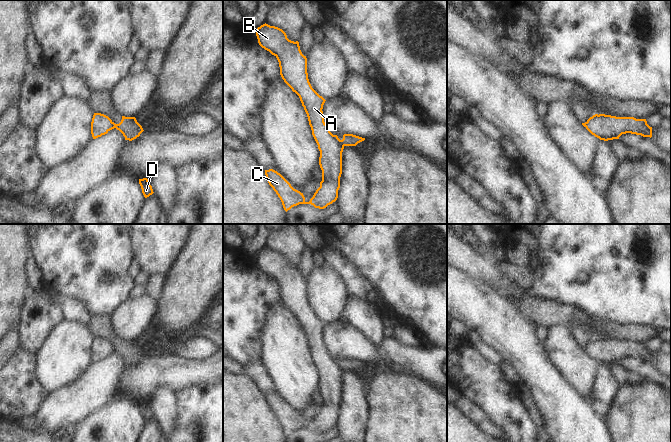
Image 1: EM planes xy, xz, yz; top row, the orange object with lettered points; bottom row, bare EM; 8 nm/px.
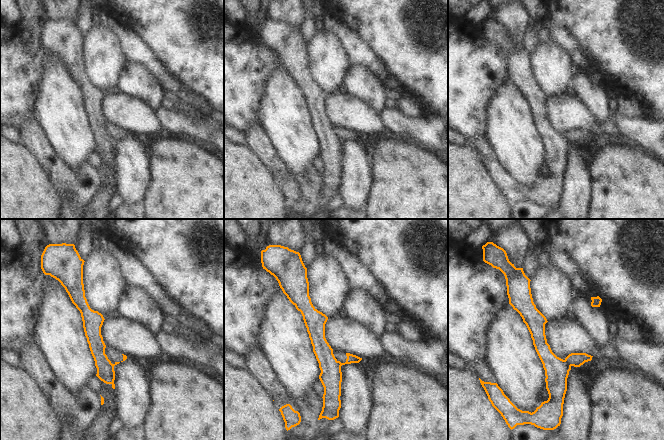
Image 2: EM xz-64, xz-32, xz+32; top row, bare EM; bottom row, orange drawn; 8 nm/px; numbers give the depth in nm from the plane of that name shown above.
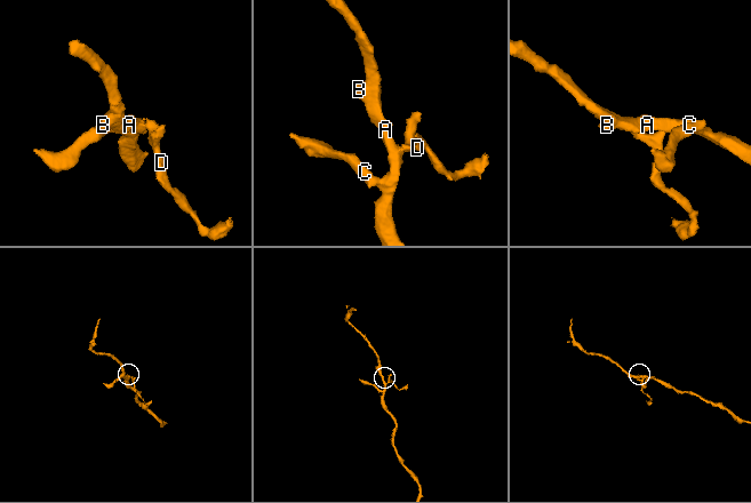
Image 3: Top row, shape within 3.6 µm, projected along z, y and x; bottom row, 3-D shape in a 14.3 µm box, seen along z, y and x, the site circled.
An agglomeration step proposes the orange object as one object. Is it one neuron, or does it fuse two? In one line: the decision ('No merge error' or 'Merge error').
Merge error.

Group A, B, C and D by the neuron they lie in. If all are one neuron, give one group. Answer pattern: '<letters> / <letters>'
A B C / D

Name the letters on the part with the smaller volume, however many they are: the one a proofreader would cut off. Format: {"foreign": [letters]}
{"foreign": ["D"]}

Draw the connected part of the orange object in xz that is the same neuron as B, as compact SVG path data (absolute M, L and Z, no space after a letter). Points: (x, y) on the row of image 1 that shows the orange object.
M266 23L255 31L259 45L277 58L282 79L300 98L320 151L319 165L322 170L320 187L309 202L277 171L265 170L266 178L286 212L299 204L311 204L324 209L338 198L344 146L334 139L324 122L322 109L326 100L309 82L307 58L302 54L299 42L289 40L282 29Z

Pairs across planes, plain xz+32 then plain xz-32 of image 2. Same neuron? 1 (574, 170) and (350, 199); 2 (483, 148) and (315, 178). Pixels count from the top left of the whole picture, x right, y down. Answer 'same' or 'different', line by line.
1: same
2: same

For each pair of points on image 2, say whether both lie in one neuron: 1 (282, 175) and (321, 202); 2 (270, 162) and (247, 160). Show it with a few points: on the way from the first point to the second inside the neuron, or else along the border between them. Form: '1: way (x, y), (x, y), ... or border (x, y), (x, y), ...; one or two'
1: border (318, 196), (314, 199); two
2: border (246, 146), (273, 175); two

